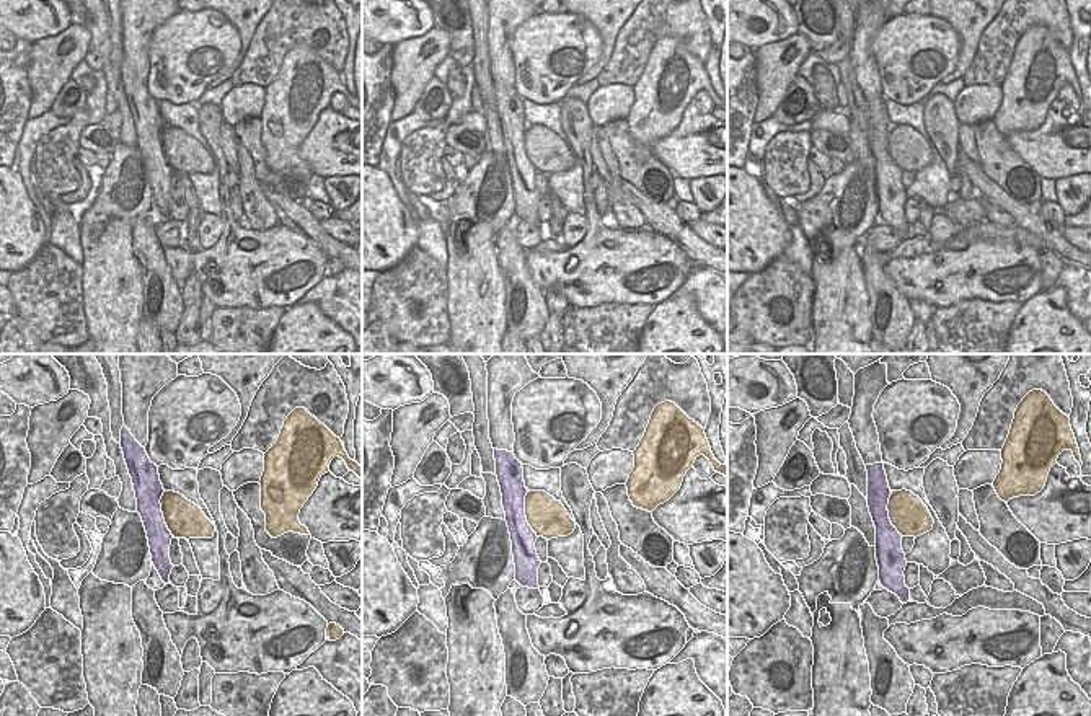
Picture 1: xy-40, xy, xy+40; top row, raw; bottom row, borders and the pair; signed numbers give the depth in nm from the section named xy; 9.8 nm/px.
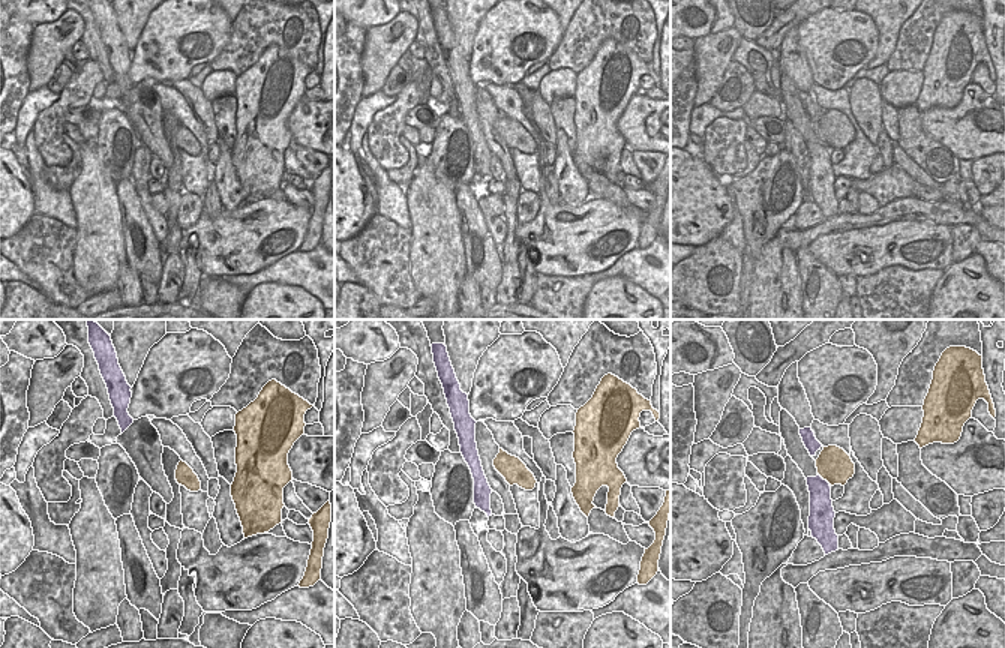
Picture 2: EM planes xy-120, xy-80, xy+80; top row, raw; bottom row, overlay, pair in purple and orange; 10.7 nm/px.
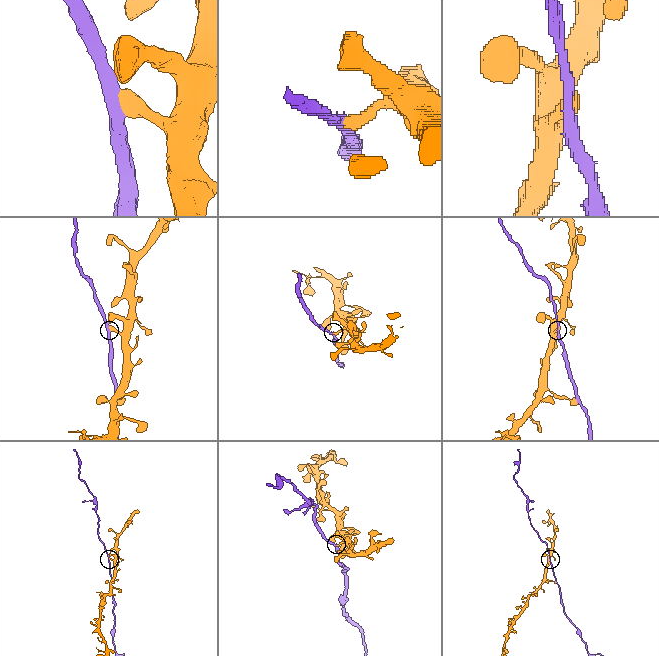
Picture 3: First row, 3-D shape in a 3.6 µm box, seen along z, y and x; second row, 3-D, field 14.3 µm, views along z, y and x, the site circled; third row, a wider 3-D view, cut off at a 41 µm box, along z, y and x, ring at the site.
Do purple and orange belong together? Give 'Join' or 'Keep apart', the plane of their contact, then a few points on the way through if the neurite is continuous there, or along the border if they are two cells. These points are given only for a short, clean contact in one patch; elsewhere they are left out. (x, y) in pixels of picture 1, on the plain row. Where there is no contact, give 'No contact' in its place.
Keep apart. Touches purple in xy. Boundary: xy (527, 126), (525, 155), (537, 172).

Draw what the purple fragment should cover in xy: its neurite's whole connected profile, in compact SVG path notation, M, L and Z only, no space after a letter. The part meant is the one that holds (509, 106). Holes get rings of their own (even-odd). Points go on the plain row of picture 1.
M494 83L496 111L501 121L502 142L512 176L515 215L522 222L540 223L538 202L541 199L537 184L537 168L525 152L525 130L522 98L512 86Z

